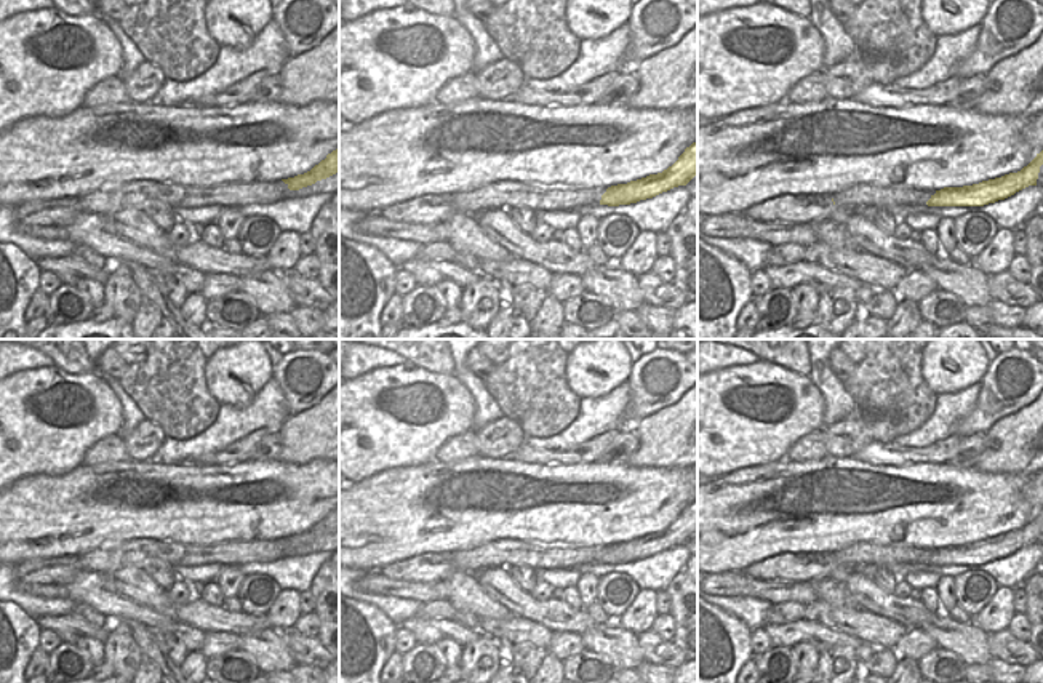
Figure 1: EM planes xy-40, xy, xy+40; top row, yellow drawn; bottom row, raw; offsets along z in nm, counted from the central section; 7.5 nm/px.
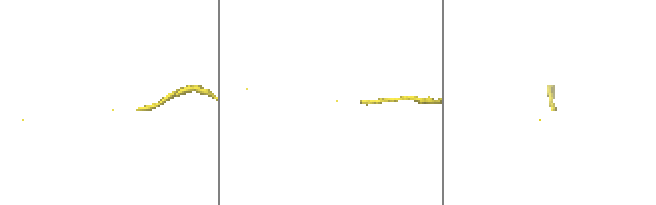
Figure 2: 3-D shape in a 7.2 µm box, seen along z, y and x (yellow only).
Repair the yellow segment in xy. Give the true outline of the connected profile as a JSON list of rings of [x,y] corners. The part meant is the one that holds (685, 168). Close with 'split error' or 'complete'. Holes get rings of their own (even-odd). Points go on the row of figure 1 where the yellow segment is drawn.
[[[697,141],[686,147],[678,160],[662,173],[608,187],[600,205],[619,206],[653,198],[673,187],[686,186],[694,176],[697,176]]]; complete

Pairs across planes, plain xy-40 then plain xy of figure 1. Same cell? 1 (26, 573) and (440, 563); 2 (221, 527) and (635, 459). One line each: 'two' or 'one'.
1: one
2: two

